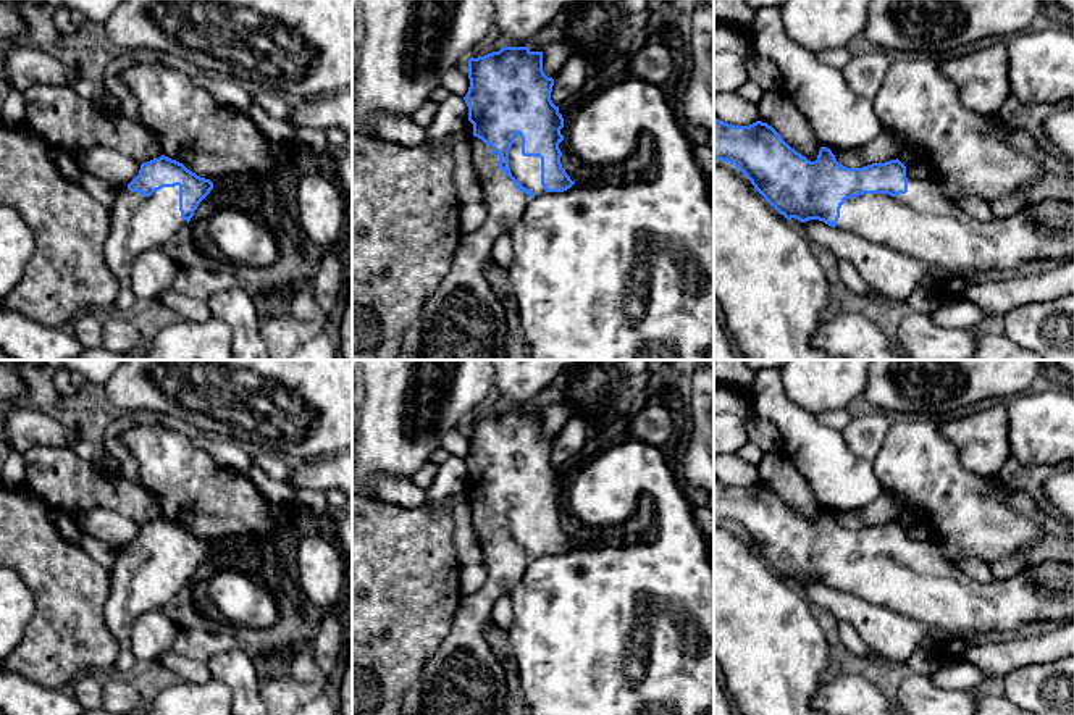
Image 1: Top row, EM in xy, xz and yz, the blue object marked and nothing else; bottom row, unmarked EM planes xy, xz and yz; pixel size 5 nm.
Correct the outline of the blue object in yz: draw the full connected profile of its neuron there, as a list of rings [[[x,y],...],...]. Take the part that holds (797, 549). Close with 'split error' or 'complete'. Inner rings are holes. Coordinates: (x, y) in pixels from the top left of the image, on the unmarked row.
[[[714,479],[714,520],[735,526],[787,581],[819,581],[951,634],[1005,634],[1074,618],[1074,565],[1069,563],[1045,560],[1011,578],[980,584],[951,565],[937,544],[909,537],[898,520],[846,529],[830,510],[820,508],[817,521],[809,523],[762,483],[735,487]]]; split error

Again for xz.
[[[502,408],[485,418],[472,418],[467,433],[470,449],[464,458],[468,468],[465,494],[488,579],[475,594],[462,596],[447,638],[409,688],[401,715],[507,715],[506,670],[486,641],[485,625],[494,604],[510,596],[535,558],[564,554],[575,546],[560,525],[564,479],[551,462],[554,441],[543,433],[543,413]]]; split error

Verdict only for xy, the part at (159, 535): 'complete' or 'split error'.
split error

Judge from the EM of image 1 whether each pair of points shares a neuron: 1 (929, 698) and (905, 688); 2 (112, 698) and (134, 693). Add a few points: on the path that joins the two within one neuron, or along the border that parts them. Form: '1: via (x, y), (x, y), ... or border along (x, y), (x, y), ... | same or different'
1: via (922, 698), (911, 693) | same
2: via (117, 698), (130, 694) | same

